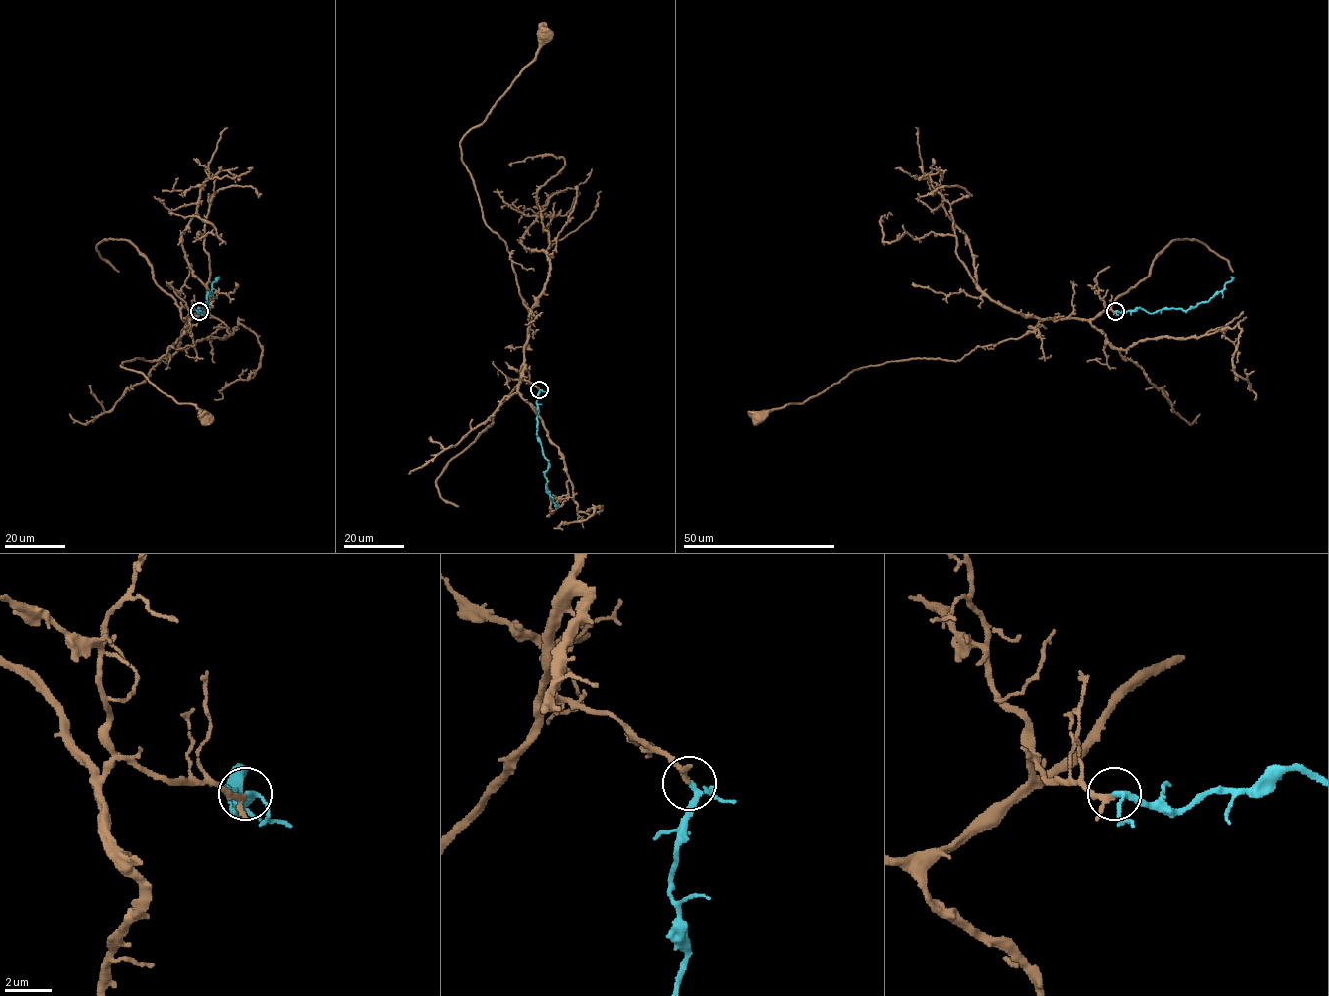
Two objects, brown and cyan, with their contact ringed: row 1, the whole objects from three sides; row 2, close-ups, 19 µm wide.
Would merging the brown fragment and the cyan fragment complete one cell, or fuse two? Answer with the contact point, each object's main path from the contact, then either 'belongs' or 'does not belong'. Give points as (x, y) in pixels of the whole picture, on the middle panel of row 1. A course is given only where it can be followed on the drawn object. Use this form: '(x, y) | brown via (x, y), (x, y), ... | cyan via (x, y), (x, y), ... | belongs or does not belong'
(539, 389) | brown via (539, 389), (520, 378), (529, 310), (505, 242), (486, 223), (459, 142), (534, 59), (544, 34) | cyan via (539, 389), (537, 440), (547, 460), (548, 468), (544, 473), (547, 490), (552, 501), (559, 504) | belongs

